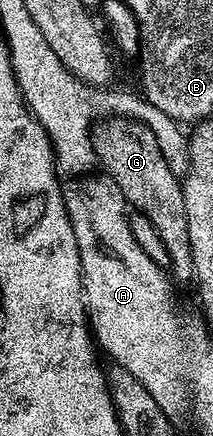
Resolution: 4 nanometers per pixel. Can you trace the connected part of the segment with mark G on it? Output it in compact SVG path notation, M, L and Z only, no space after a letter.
M117 118L110 119L107 123L99 122L93 128L94 158L100 167L102 163L101 170L114 180L127 204L133 210L135 207L158 234L158 239L170 258L168 267L173 278L189 280L194 273L192 245L188 245L188 217L184 210L184 193L179 176L174 176L177 175L175 168L162 156L156 137L145 125L133 119Z

